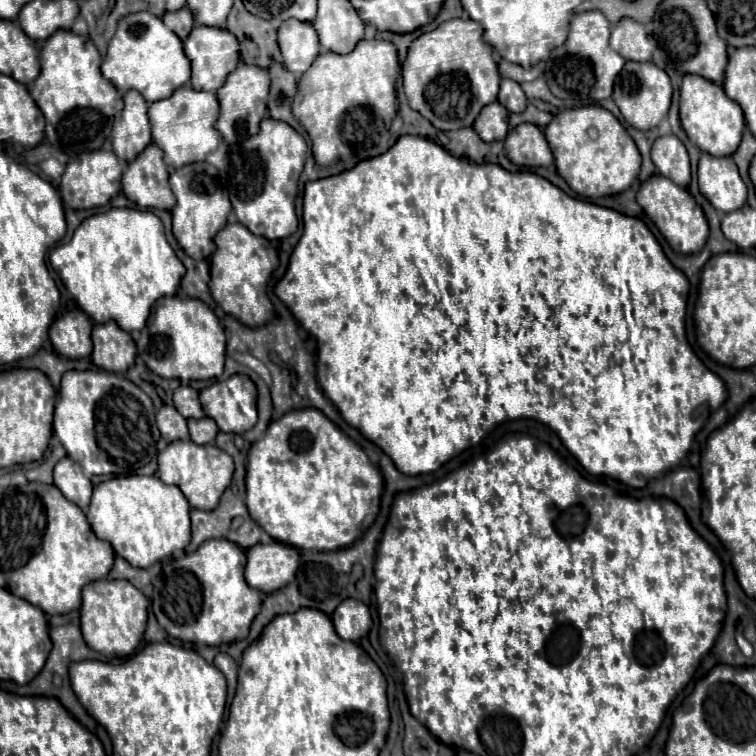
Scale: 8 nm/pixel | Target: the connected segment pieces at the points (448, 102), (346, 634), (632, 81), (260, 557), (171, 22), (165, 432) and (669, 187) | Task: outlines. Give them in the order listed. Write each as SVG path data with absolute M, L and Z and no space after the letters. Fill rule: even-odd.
M454 18L422 34L408 50L408 58L402 64L408 104L438 130L468 128L486 104L496 102L500 74L492 58L492 48L482 40L482 34L482 24Z
M344 600L332 614L334 628L342 640L358 642L372 626L370 610L360 600Z
M626 62L622 72L616 78L612 100L620 108L626 124L630 124L636 130L650 130L656 128L670 110L672 104L672 82L668 74L650 62Z
M282 542L256 544L248 550L246 580L252 588L272 594L276 588L284 588L296 578L300 552Z
M182 8L178 12L166 12L162 16L162 22L180 36L180 40L186 40L188 38L188 32L192 32L194 28L194 18L192 18L192 12L188 12L188 8Z
M162 406L156 414L156 424L158 424L158 430L166 442L190 438L186 418L174 406Z
M654 174L640 186L636 194L636 202L642 206L648 218L656 224L656 228L666 238L666 242L670 242L670 248L674 252L696 254L704 248L708 238L708 222L702 208L696 204L696 200L690 196L686 188L680 188L678 184L672 184L672 180L660 174Z

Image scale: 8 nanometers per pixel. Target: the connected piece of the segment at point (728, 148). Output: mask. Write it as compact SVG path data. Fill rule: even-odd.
M688 74L680 88L680 122L690 142L710 156L732 156L742 140L744 116L740 106L730 100L720 84L704 80L702 76Z

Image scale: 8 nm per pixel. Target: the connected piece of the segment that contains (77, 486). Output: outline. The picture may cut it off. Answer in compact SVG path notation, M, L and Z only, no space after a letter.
M62 458L54 468L54 486L60 488L60 492L82 508L82 512L88 510L90 496L92 496L92 482L88 476L84 476L82 468L72 458Z

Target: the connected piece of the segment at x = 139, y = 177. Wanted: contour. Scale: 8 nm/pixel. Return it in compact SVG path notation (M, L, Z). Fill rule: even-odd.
M150 144L134 162L128 164L122 188L126 198L142 208L172 210L176 204L176 196L168 184L168 170L156 144Z

